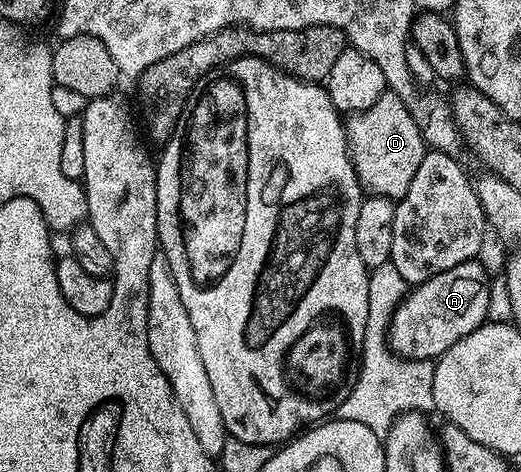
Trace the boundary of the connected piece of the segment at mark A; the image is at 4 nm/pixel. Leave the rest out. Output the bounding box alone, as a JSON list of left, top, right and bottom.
[390,260,490,362]

